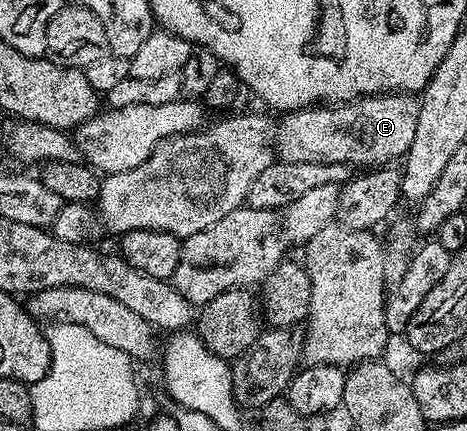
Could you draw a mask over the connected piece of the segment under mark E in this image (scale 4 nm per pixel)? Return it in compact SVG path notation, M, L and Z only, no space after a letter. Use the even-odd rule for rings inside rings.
M373 93L371 97L356 97L353 101L309 105L307 109L293 109L279 114L280 126L274 129L274 149L279 160L286 163L342 163L349 167L384 167L403 158L414 131L418 131L419 100L406 93Z

